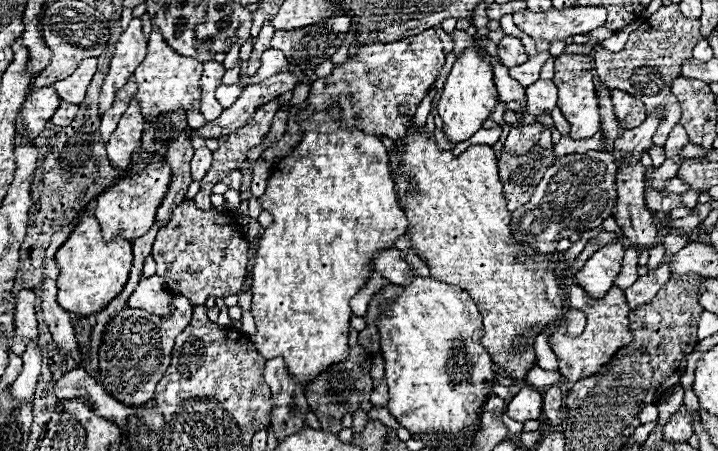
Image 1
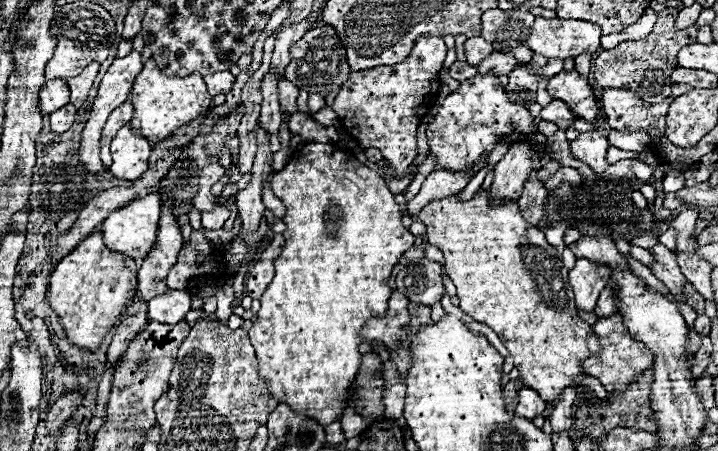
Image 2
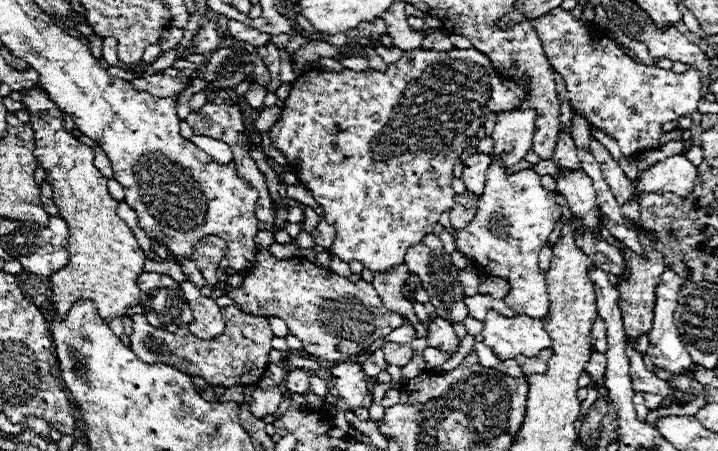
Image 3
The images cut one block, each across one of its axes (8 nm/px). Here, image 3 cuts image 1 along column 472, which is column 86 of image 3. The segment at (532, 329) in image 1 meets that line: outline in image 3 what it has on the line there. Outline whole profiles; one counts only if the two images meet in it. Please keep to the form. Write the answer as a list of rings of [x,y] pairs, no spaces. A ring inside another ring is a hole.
[[[38,88],[24,92],[22,102],[26,104],[32,130],[34,130],[34,156],[46,170],[48,182],[54,190],[54,202],[58,206],[58,216],[66,220],[70,236],[68,250],[70,262],[50,276],[52,280],[52,300],[56,314],[64,318],[72,304],[78,300],[92,300],[96,314],[102,320],[112,320],[126,316],[128,308],[142,304],[142,290],[138,288],[138,276],[144,272],[144,250],[134,238],[128,224],[116,214],[118,202],[110,196],[106,188],[106,178],[94,166],[94,150],[80,144],[64,128],[62,110]]]

